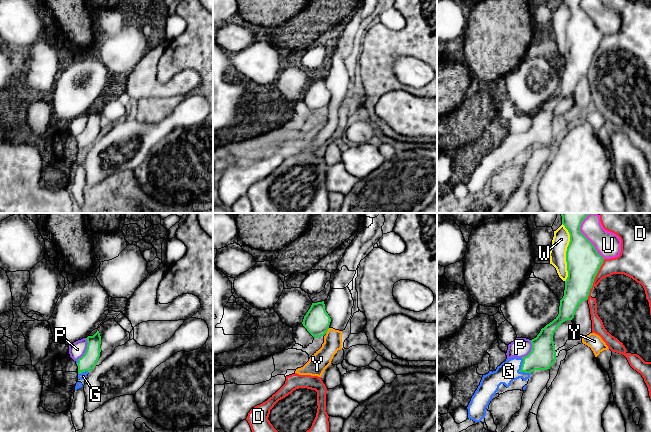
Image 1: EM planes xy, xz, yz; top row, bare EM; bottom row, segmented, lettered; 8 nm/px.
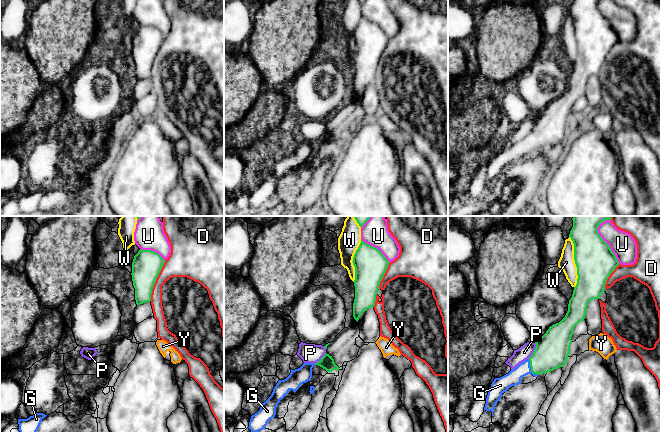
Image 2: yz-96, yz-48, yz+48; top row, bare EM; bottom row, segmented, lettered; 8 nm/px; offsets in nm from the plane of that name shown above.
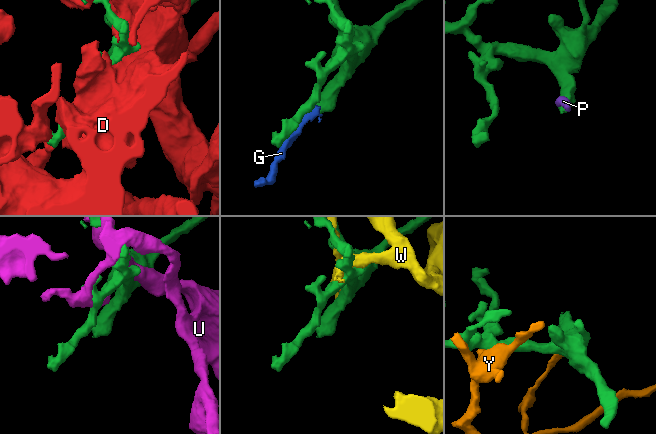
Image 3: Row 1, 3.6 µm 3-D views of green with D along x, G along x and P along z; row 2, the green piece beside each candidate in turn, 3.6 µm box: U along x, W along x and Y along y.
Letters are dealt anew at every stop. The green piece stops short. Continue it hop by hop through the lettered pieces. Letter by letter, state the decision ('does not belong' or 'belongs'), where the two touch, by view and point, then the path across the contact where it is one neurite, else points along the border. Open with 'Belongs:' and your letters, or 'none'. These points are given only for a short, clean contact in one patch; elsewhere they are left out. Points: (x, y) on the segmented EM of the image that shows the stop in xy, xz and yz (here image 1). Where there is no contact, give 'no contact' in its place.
Belongs: G
D: does not belong; meets green in yz at (594, 278)
G: belongs; meets green in yz at (521, 369); runs through yz (542, 356), (521, 369), (511, 369), (508, 371)
P: does not belong; meets green in xy at (86, 349); border along xy (86, 338), (86, 350), (77, 359)
U: does not belong; meets green in yz at (584, 236)
W: does not belong; meets green in yz at (566, 252)
Y: does not belong; meets green in xz at (327, 330)

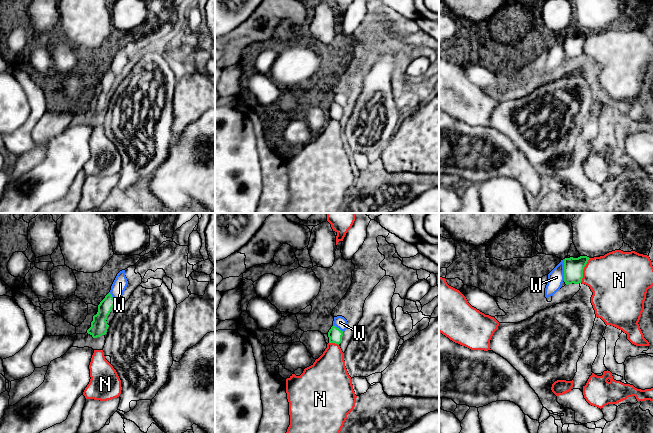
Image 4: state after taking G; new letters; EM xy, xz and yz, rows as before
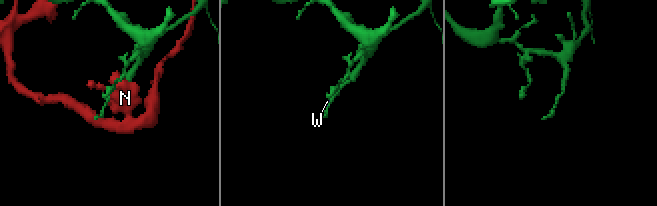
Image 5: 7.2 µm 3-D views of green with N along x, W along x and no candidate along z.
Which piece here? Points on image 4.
Belongs: none
N: does not belong; meets green in yz at (583, 269)
W: does not belong; meets green in yz at (564, 270)

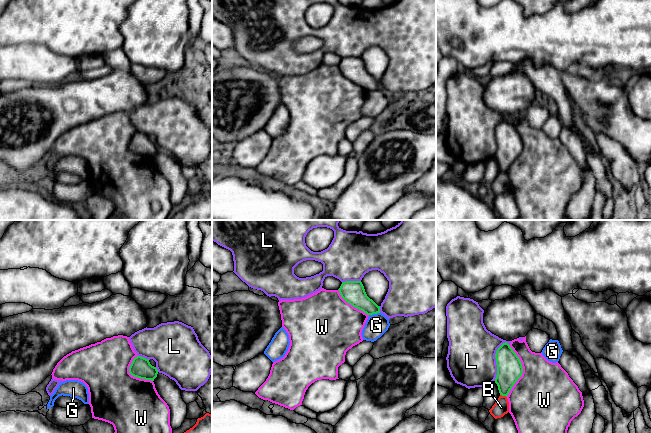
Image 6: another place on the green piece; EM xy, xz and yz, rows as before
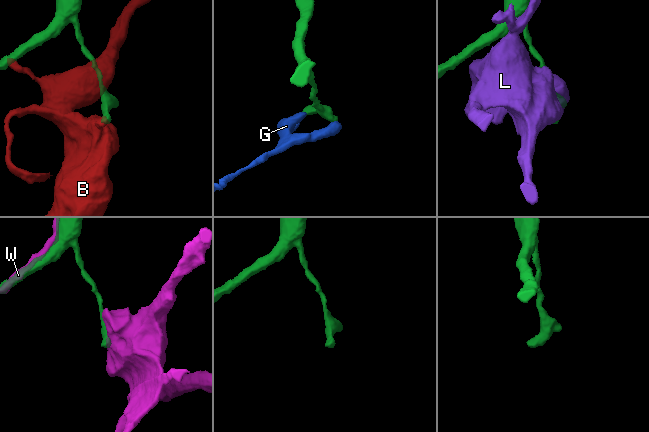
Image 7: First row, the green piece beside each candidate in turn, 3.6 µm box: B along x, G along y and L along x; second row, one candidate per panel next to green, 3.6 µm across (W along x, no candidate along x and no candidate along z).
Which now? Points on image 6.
Belongs: none
B: does not belong; meets green in yz at (503, 395); border along yz (500, 394), (506, 397)
G: does not belong; meets green in xz at (374, 313)
L: does not belong; meets green in yz at (496, 360)
W: does not belong; meets green in yz at (522, 371)

